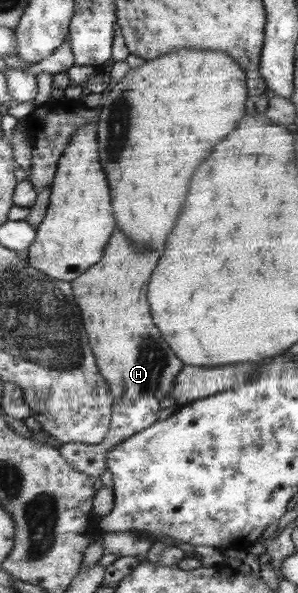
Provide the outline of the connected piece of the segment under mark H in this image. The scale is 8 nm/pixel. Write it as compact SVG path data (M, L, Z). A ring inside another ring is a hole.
M117 226L114 239L106 243L101 261L71 281L74 303L81 313L89 346L111 397L167 395L184 364L166 347L148 313L146 285L158 255L136 255L130 241L116 229Z

